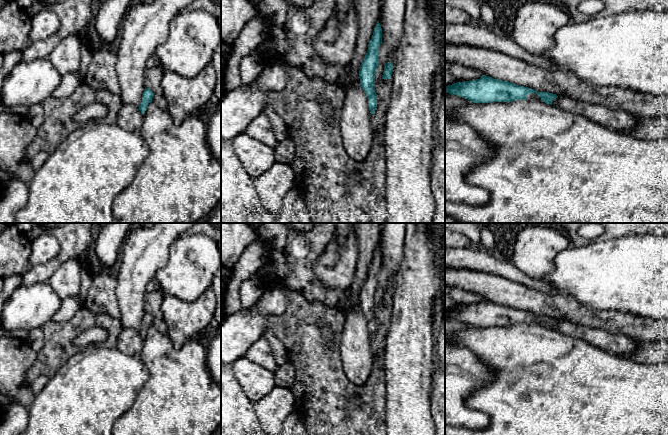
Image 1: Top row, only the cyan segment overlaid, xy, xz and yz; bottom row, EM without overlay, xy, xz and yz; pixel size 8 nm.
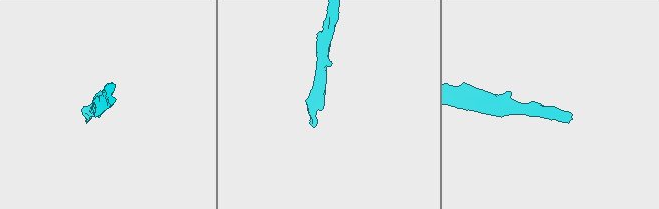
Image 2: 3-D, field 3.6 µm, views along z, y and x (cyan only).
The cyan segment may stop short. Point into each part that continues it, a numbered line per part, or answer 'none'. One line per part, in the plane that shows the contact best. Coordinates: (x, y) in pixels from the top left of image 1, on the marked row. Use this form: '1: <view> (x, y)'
1: xz (383, 91)

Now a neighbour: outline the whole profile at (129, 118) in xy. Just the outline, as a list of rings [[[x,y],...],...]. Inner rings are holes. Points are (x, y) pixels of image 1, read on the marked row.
[[[123,104],[117,114],[117,124],[124,130],[140,134],[143,125],[143,114],[133,104]]]

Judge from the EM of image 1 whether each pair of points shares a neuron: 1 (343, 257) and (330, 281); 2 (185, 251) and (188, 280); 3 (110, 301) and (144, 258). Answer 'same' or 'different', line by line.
1: same
2: same
3: different

